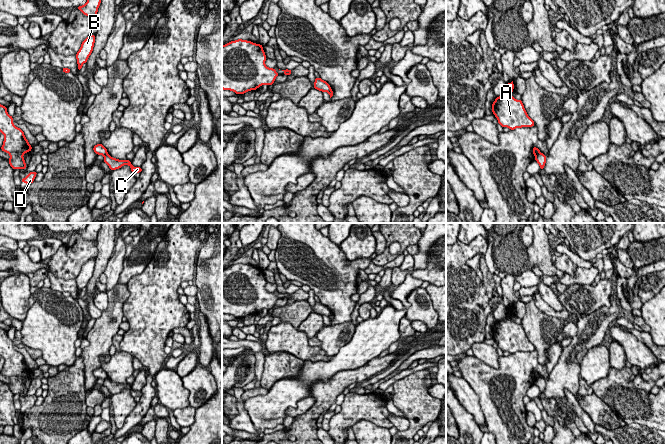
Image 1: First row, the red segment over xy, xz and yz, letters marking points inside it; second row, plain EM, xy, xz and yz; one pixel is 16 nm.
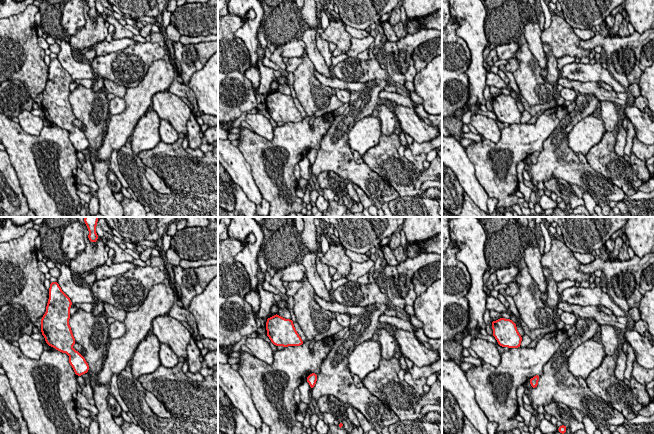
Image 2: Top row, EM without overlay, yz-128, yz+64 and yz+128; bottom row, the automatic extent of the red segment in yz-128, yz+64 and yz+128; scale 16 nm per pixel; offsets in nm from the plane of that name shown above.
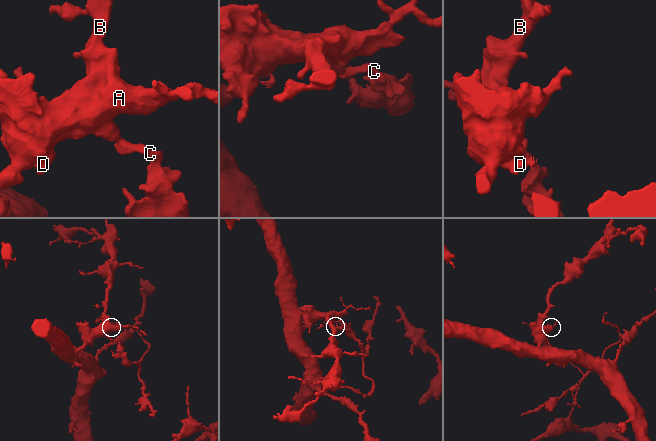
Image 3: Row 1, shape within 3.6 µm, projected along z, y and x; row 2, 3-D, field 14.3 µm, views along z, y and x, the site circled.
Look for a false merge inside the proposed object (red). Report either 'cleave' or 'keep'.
cleave

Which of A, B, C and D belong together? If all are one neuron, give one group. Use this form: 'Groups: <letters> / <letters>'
Groups: A B D / C

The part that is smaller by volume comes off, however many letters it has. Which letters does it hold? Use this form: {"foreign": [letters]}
{"foreign": ["C"]}

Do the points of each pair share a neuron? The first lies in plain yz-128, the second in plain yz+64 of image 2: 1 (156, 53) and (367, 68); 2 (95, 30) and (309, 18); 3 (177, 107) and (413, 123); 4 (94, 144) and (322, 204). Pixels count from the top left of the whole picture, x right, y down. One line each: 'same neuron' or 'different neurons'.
1: same neuron
2: same neuron
3: same neuron
4: different neurons

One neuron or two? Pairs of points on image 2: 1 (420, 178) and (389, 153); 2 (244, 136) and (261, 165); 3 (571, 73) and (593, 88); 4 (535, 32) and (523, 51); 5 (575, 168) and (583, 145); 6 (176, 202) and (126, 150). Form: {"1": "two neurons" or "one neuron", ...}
{"1": "one neuron", "2": "one neuron", "3": "two neurons", "4": "two neurons", "5": "two neurons", "6": "one neuron"}

